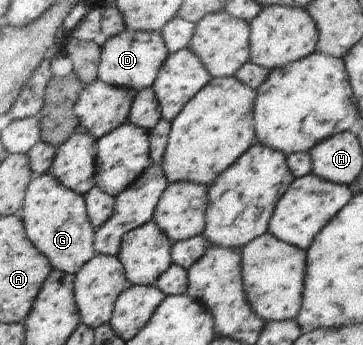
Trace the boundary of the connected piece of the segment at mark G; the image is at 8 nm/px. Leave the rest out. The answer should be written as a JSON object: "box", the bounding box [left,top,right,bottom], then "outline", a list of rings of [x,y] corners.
{"box":[16,173,97,275],"outline":[[[52,173],[36,175],[32,179],[26,191],[25,203],[16,216],[21,217],[25,224],[27,236],[49,257],[54,269],[77,275],[78,271],[97,255],[97,248],[95,247],[95,232],[97,230],[90,222],[85,195],[66,188]]]}

